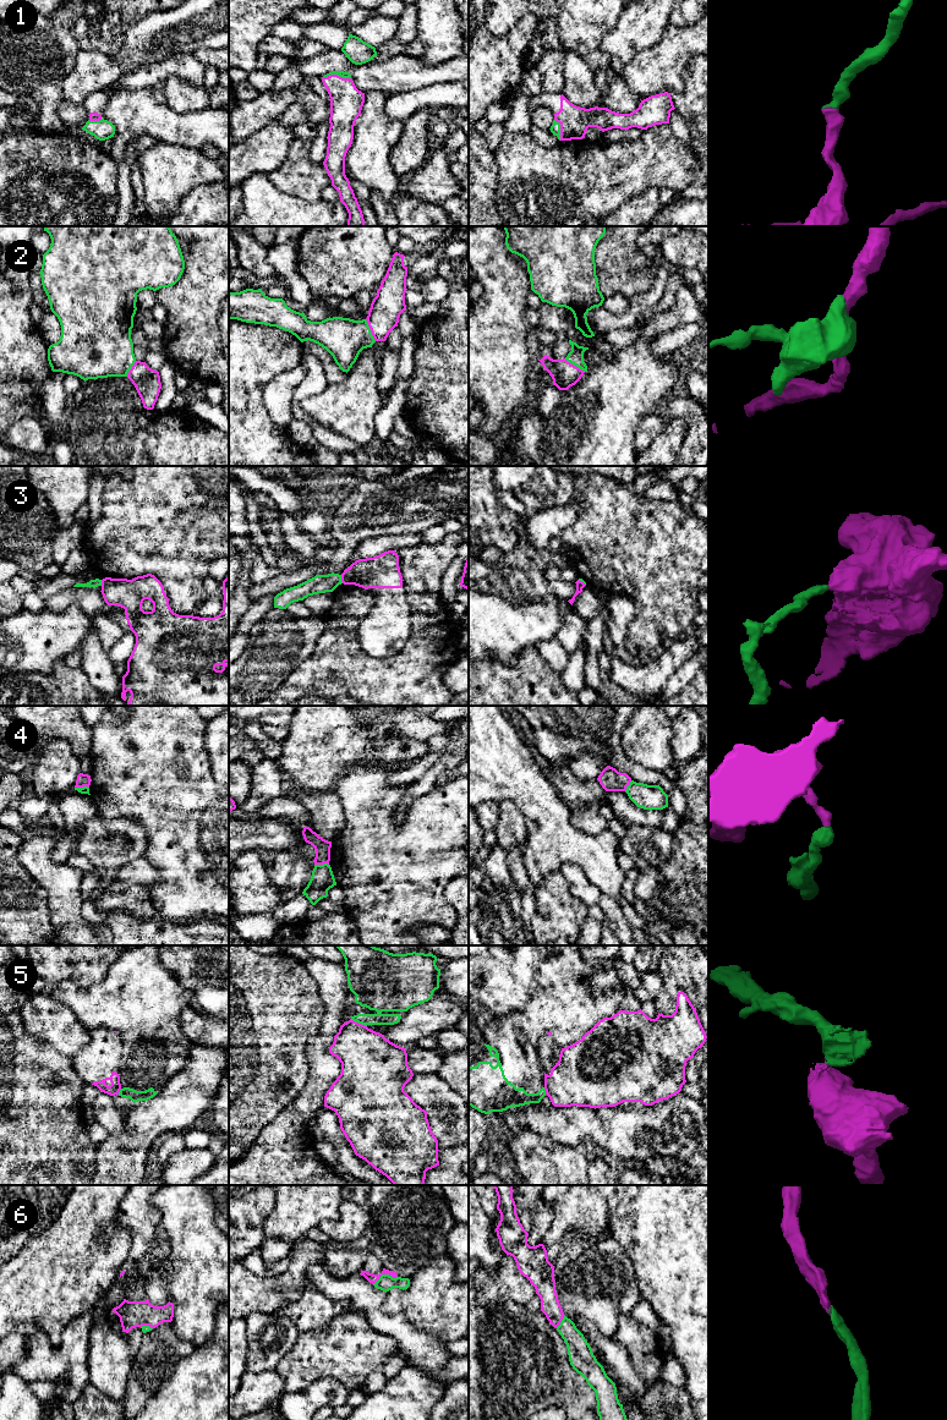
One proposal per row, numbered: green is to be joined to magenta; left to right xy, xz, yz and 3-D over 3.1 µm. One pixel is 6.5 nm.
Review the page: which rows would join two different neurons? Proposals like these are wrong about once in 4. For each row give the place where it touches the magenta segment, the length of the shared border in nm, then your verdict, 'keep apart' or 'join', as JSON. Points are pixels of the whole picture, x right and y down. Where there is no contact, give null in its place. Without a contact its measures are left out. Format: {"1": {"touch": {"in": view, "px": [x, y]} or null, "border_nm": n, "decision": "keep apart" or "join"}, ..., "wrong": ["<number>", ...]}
{"1": {"touch": {"in": "xz", "px": [335, 75]}, "border_nm": 190, "decision": "join"}, "2": {"touch": {"in": "xz", "px": [371, 330]}, "border_nm": 160, "decision": "join"}, "3": {"touch": {"in": "xz", "px": [341, 579]}, "border_nm": 60, "decision": "keep apart"}, "4": {"touch": {"in": "xz", "px": [321, 864]}, "border_nm": 100, "decision": "keep apart"}, "5": {"touch": {"in": "xz", "px": [357, 1023]}, "border_nm": 120, "decision": "keep apart"}, "6": {"touch": {"in": "xz", "px": [384, 1273]}, "border_nm": 170, "decision": "join"}, "wrong": ["3", "4", "5"]}

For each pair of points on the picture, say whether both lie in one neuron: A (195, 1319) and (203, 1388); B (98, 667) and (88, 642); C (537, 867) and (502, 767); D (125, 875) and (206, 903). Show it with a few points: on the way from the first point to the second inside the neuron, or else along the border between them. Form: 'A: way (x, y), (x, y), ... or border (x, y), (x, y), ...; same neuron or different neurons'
A: border (214, 1322), (212, 1336), (196, 1348); different neurons
B: way (96, 661), (91, 648); same neuron
C: way (541, 843), (541, 806), (526, 791); same neuron
D: border (142, 857), (158, 873), (157, 881), (148, 888); different neurons

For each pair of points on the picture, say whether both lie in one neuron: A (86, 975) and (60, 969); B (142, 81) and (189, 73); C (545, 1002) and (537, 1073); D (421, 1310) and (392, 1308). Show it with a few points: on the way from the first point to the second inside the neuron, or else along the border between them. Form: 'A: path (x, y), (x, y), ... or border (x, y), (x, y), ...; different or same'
A: path (80, 969), (66, 969); same
B: path (153, 76), (163, 70), (178, 70); same
C: path (534, 1019), (527, 1026), (527, 1056); same
D: path (414, 1306), (399, 1306); same

